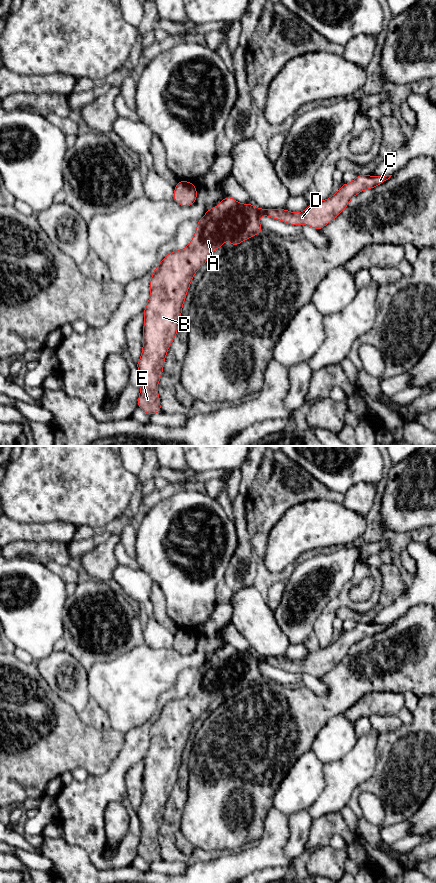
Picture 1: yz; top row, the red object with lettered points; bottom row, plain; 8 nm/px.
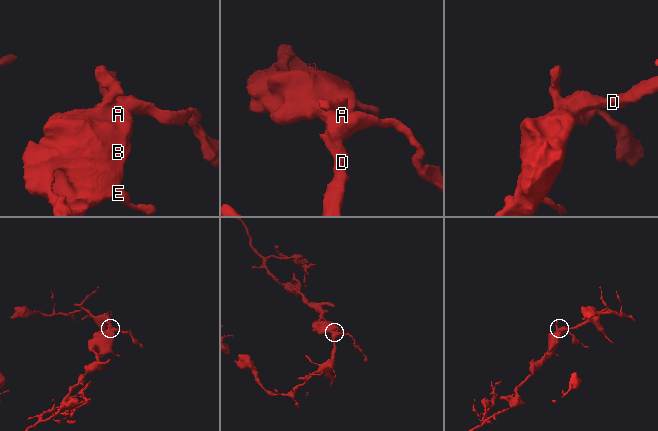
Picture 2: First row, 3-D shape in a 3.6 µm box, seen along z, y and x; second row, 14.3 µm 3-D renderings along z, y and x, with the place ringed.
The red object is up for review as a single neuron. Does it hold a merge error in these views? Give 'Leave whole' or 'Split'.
Leave whole

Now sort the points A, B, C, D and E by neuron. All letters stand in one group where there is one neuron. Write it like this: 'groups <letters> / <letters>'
groups A B C D E

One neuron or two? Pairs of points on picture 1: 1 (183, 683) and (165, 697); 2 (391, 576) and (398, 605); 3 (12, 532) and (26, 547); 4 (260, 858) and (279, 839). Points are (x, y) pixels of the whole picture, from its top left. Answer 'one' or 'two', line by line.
1: one
2: two
3: two
4: one

